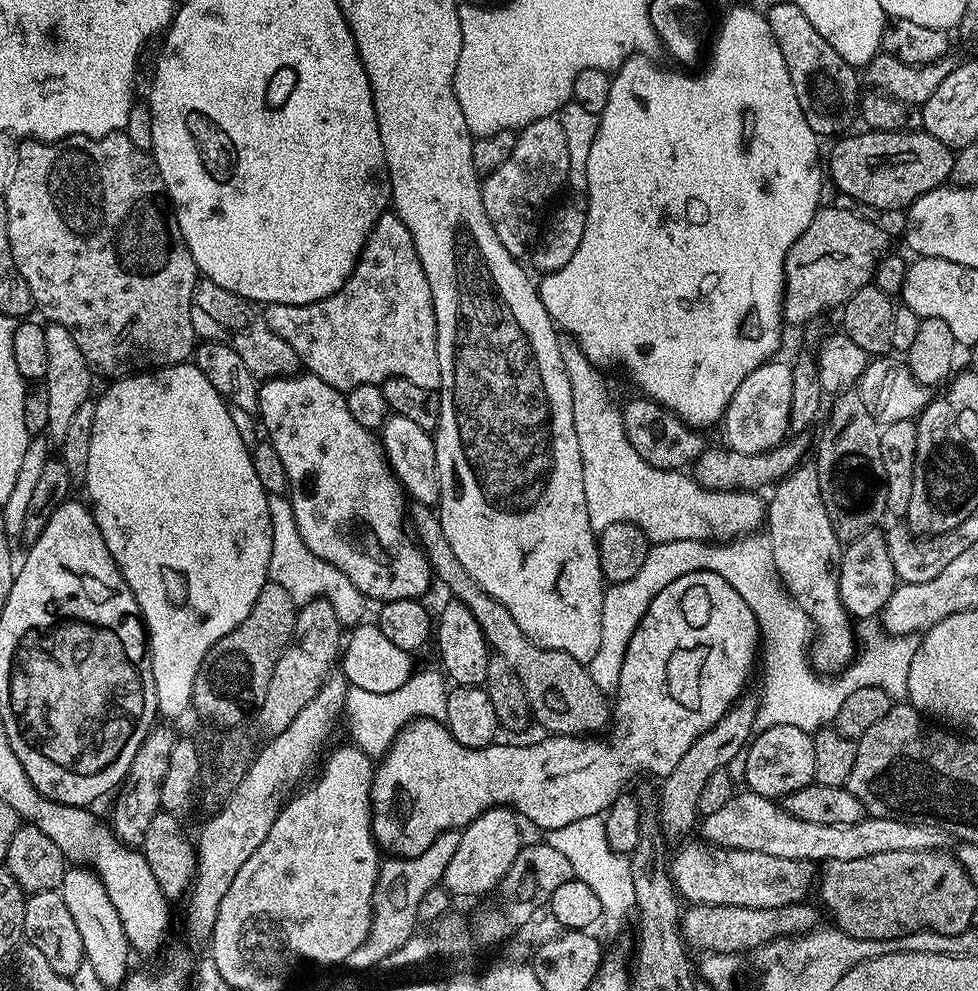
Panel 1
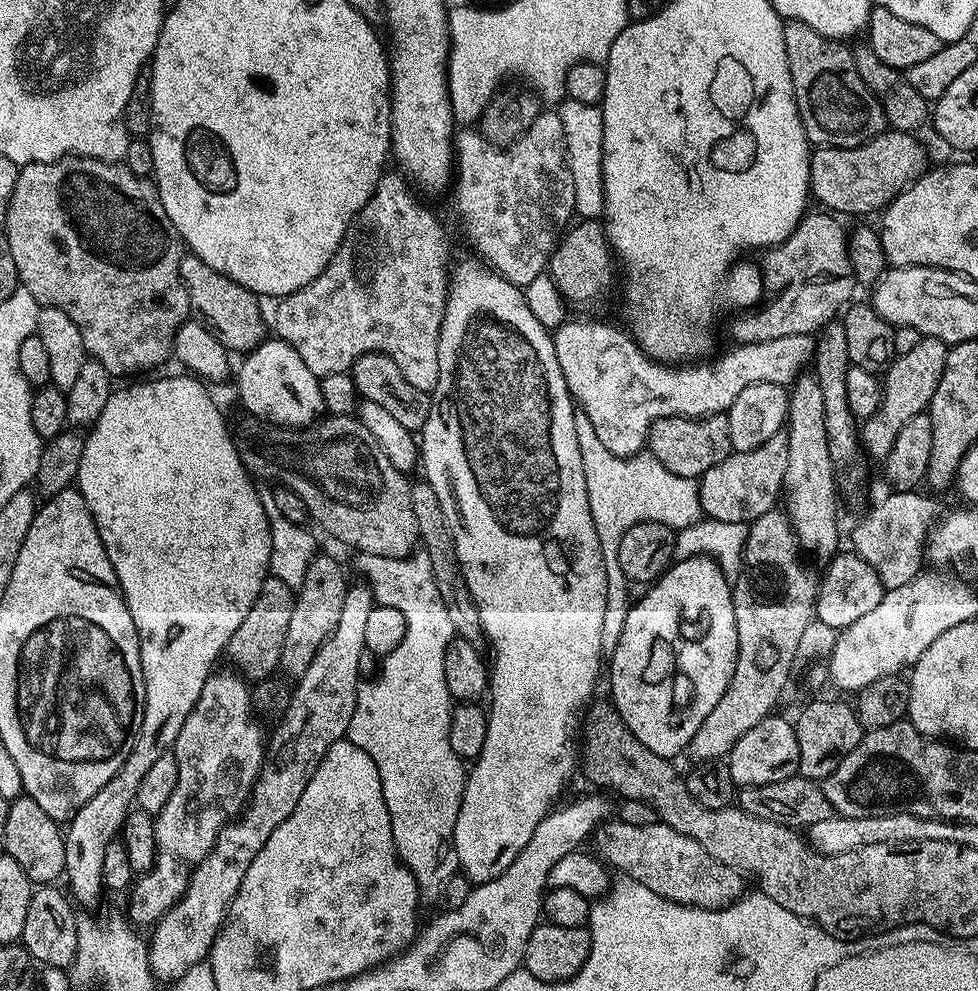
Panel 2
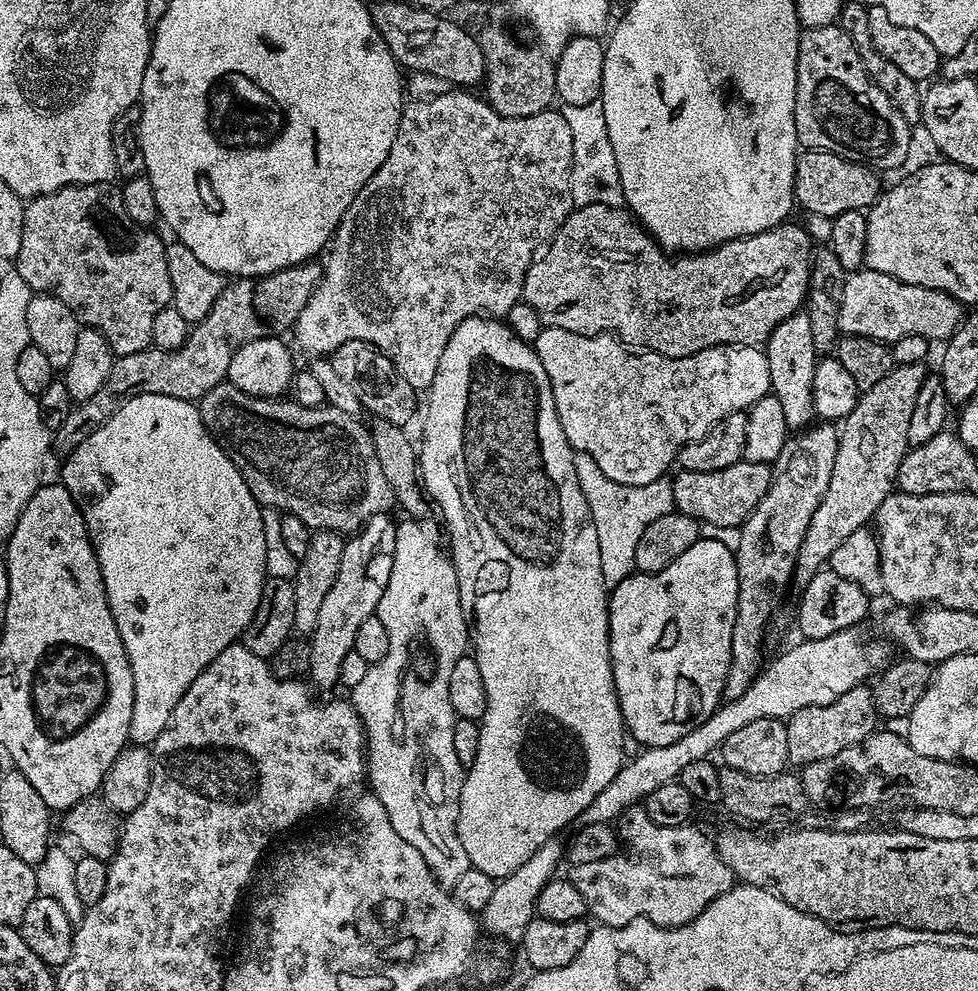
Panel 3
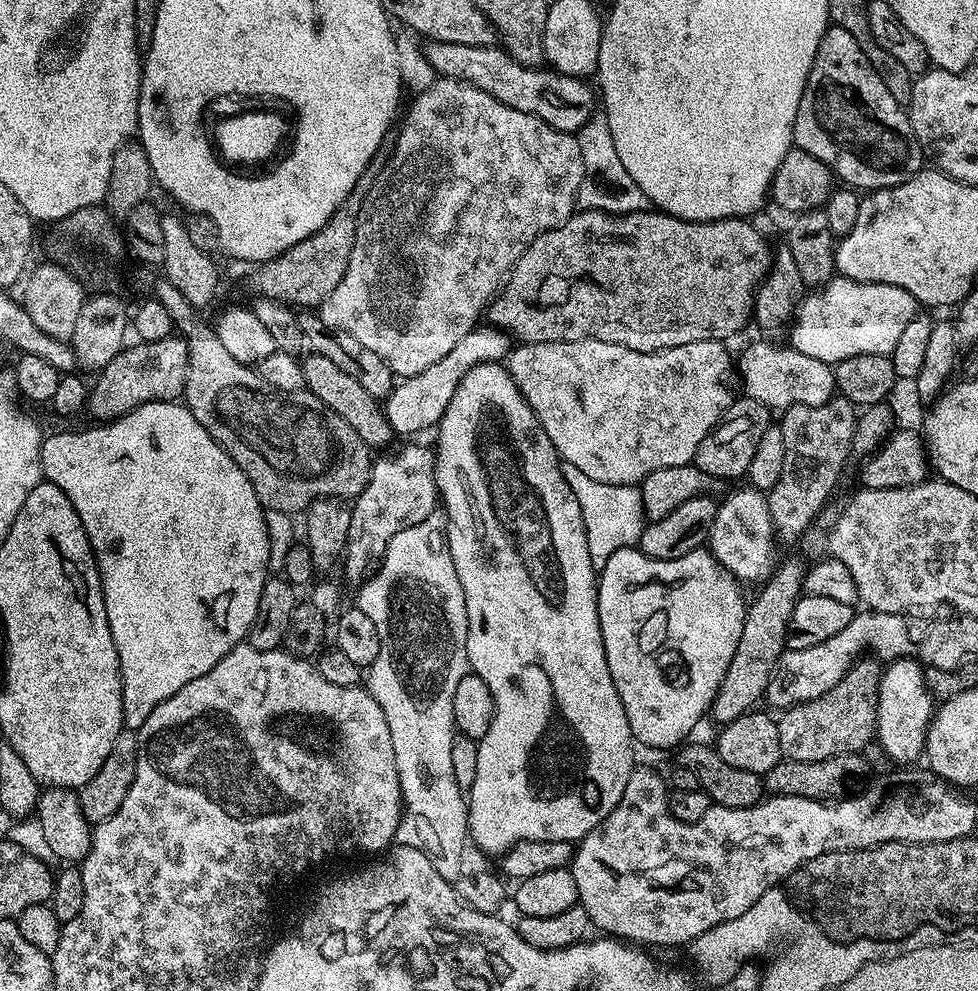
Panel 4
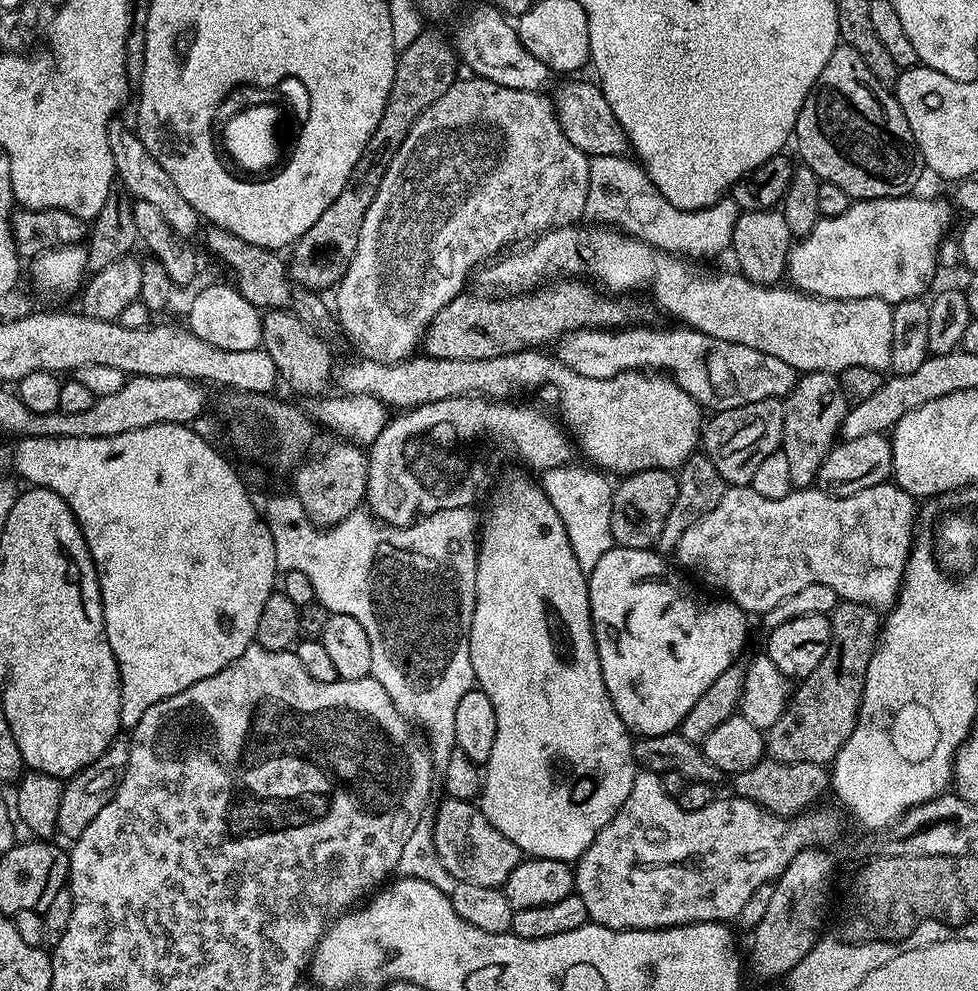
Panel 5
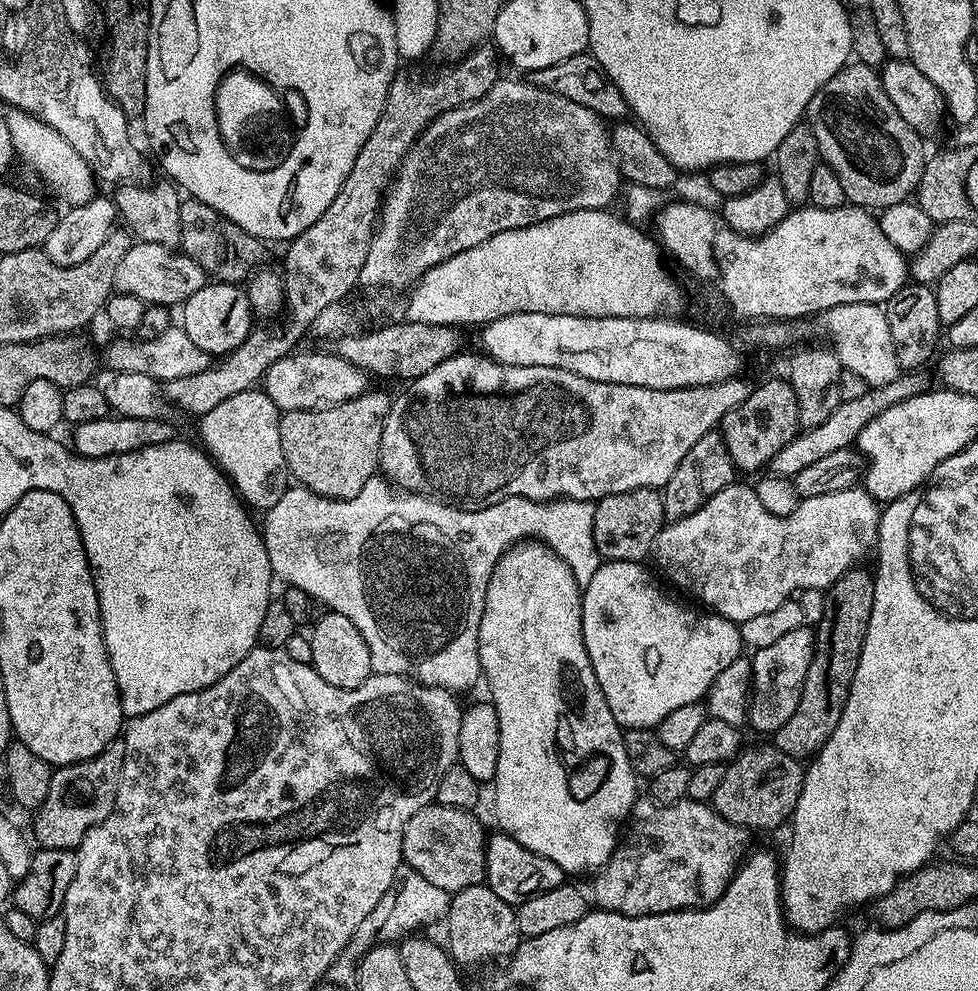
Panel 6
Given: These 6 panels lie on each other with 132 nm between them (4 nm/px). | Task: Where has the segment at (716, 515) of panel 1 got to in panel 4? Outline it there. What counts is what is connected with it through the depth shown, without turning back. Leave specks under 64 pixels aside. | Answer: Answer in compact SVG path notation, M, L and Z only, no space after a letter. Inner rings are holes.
M563 465L564 477L574 490L574 498L578 498L578 506L582 506L582 522L586 522L586 542L590 542L590 562L601 569L616 550L639 545L640 535L646 527L646 517L639 487L631 484L607 484L594 482L594 478L586 478L578 466Z

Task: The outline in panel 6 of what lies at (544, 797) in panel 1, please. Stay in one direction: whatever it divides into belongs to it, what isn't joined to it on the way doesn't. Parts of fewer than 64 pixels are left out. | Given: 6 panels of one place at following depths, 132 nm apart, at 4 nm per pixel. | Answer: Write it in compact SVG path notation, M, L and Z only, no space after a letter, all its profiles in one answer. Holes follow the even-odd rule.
M635 560L603 561L598 574L594 574L594 578L582 588L582 634L586 654L590 654L594 678L598 678L606 706L610 706L610 714L614 714L624 730L655 729L670 710L703 701L714 678L718 678L718 674L742 654L737 621L722 618L711 610L695 612L679 604L656 585L655 578L644 567Z

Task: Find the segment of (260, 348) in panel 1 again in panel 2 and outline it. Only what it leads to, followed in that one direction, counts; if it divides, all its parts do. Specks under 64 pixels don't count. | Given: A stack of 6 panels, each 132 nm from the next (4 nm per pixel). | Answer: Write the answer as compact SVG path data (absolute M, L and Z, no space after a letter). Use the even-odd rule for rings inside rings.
M191 254L180 257L180 278L184 281L184 289L188 291L189 309L200 323L207 326L209 332L216 335L218 342L222 342L229 353L247 354L265 340L266 316L260 313L262 300L255 292L226 278L218 270L206 266L202 258Z

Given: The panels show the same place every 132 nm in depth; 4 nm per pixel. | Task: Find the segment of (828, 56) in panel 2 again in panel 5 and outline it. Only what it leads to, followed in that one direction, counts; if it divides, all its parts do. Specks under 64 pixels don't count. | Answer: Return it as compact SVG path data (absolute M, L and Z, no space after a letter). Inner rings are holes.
M841 43L834 50L834 54L830 54L830 62L826 62L826 66L822 66L822 74L818 74L818 78L814 82L810 94L804 100L802 110L796 119L795 144L797 150L800 151L801 158L804 159L801 160L803 167L814 170L814 174L822 182L834 182L834 186L842 186L842 190L846 190L846 194L852 197L853 201L890 198L891 196L907 196L915 189L912 187L919 182L920 175L925 175L926 172L924 159L914 142L914 134L906 122L906 114L902 114L902 106L898 106L893 89L889 85L878 82L878 78L874 78L874 74L870 74L866 62L862 62L861 56L858 55L858 50L854 50L846 43Z

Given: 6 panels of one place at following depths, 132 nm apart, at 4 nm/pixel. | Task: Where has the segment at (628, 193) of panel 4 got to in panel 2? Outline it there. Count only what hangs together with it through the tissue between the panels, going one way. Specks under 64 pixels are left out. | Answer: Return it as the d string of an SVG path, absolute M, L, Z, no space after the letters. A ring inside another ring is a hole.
M563 99L558 104L562 118L562 134L566 142L566 158L570 178L574 178L575 215L586 220L600 220L604 215L604 171L602 170L602 142L604 141L604 110L600 104L587 104Z

